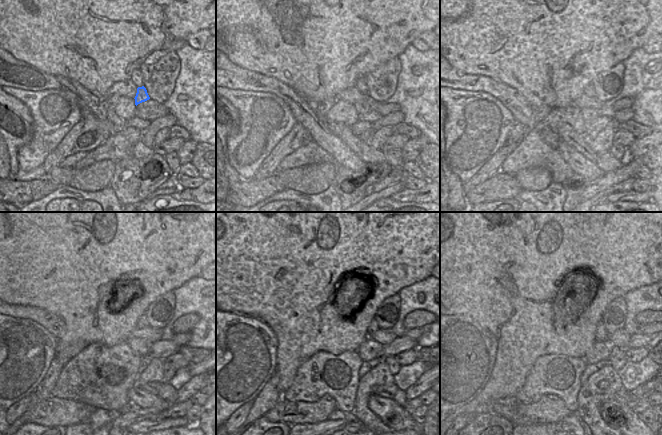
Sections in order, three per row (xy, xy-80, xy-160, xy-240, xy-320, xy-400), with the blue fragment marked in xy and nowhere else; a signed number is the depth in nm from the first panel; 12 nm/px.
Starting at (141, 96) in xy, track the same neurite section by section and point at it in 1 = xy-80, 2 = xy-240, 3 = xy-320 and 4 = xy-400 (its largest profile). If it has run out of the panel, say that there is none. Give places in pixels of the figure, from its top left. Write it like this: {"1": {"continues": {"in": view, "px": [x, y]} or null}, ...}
{"1": {"continues": {"in": "xy-80", "px": [361, 107]}}, "2": {"continues": {"in": "xy-240", "px": [140, 346]}}, "3": {"continues": {"in": "xy-320", "px": [369, 349]}}, "4": {"continues": {"in": "xy-400", "px": [600, 351]}}}

